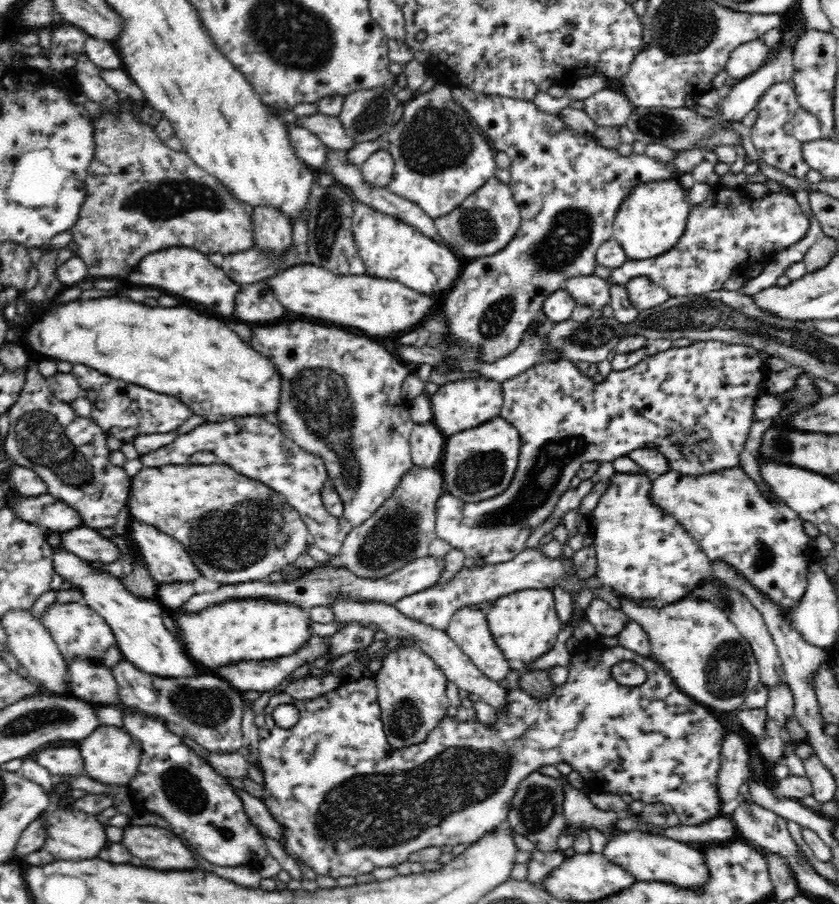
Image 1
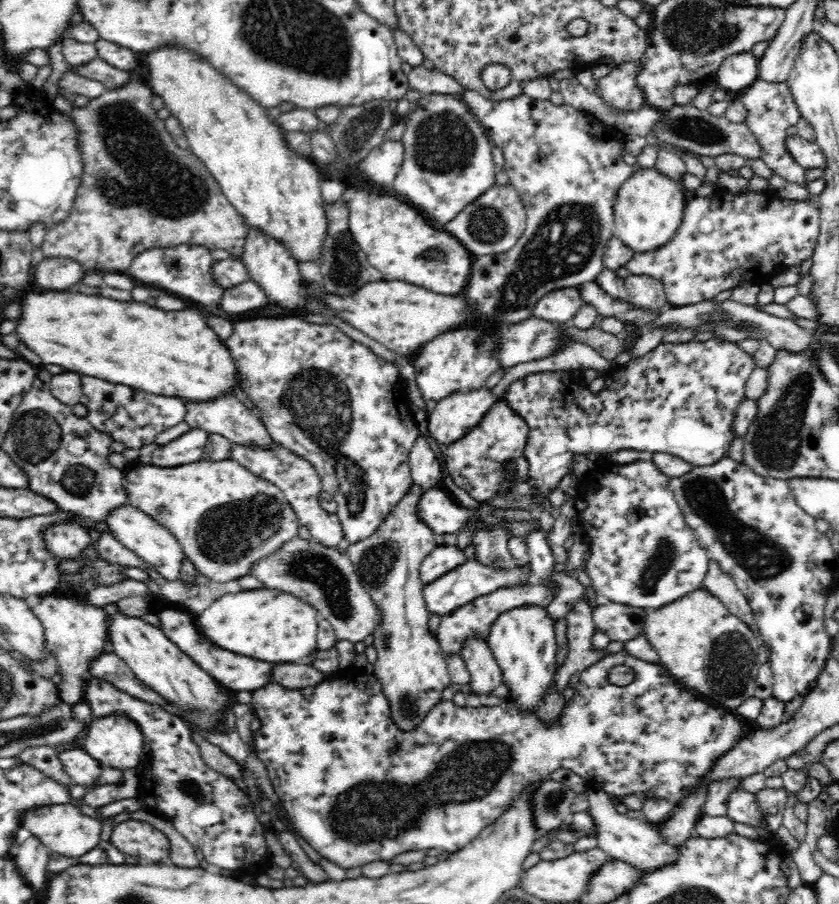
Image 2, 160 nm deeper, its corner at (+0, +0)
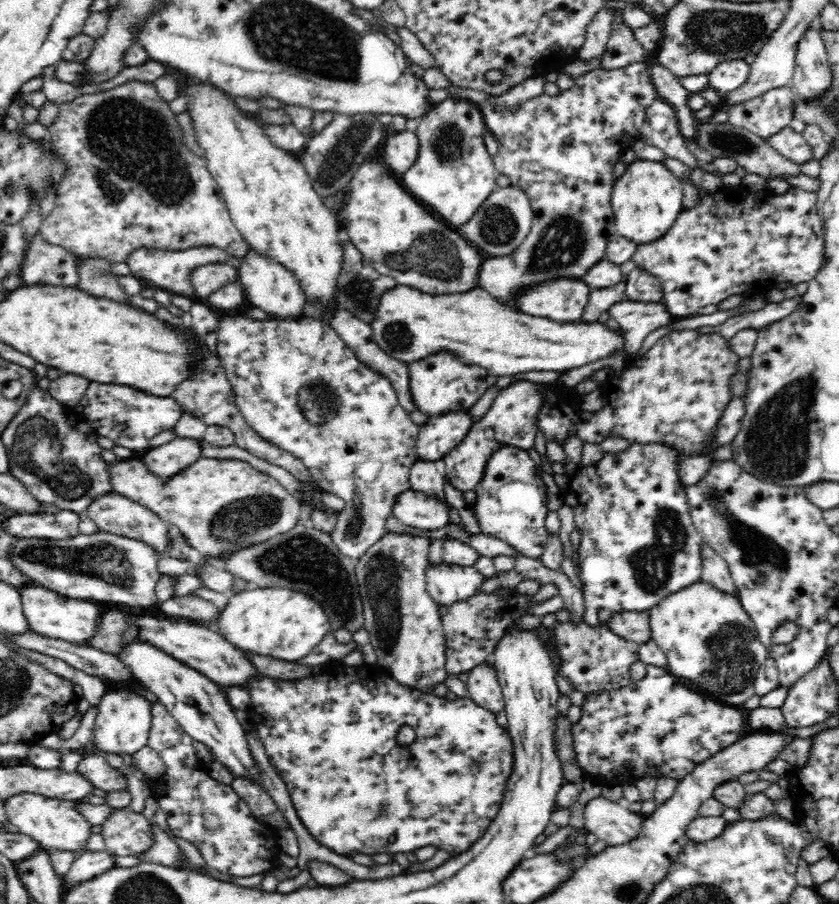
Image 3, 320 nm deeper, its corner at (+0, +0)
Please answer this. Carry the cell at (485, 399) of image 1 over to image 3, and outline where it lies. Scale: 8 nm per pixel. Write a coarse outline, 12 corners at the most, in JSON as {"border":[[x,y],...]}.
{"border":[[468,411],[419,426],[417,461],[444,459],[472,425]]}

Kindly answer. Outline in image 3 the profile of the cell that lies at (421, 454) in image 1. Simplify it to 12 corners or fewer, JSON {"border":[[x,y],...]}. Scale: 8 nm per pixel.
{"border":[[416,461],[409,472],[415,491],[434,497],[448,509],[449,522],[461,523],[448,504],[445,476],[430,461]]}

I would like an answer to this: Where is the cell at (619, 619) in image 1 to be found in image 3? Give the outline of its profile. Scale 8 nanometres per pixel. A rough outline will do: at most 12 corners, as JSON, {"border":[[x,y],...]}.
{"border":[[622,611],[607,622],[612,632],[639,645],[651,639],[647,611]]}

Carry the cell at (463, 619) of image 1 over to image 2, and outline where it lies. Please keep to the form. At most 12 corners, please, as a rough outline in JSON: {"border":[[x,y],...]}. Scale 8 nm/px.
{"border":[[468,639],[462,656],[474,695],[503,684],[484,639]]}

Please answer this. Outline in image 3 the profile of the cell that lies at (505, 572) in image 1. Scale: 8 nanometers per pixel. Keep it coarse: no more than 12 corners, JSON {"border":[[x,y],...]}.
{"border":[[428,562],[429,595],[442,606],[474,596],[474,567]]}

